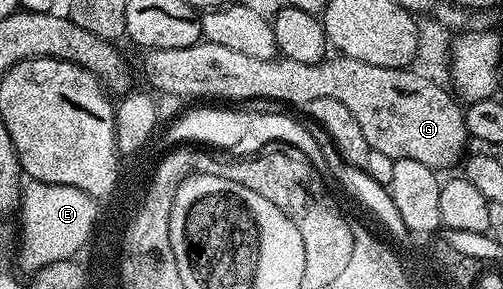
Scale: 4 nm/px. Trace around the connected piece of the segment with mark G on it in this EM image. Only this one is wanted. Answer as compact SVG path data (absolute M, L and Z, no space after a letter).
M198 42L191 46L163 50L151 48L140 53L141 72L150 84L150 89L158 88L169 96L186 96L191 102L197 102L202 96L205 102L227 102L236 100L242 102L249 99L271 99L280 101L285 106L297 104L303 106L307 102L315 102L315 98L334 96L351 110L355 122L359 122L363 134L367 137L370 149L379 154L387 154L393 161L399 159L414 159L423 166L434 170L442 170L453 163L457 154L467 148L467 133L465 130L465 114L462 105L457 105L449 97L446 87L436 85L435 82L419 78L409 68L388 68L387 66L371 66L367 62L359 62L359 58L334 55L308 64L295 62L284 58L264 60L263 58L248 57L239 54L227 46L215 45L208 42Z

